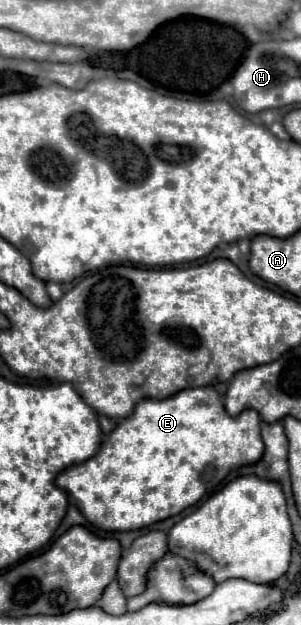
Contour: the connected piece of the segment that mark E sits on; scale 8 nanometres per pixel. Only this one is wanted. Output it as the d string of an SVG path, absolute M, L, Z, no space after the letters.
M211 385L181 389L167 399L141 399L91 459L61 471L55 483L75 499L95 527L141 529L201 501L233 467L257 463L265 449L259 427L261 419L255 409L231 417Z

